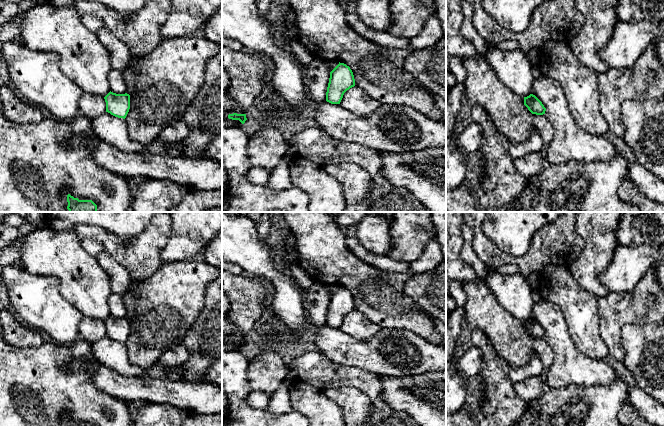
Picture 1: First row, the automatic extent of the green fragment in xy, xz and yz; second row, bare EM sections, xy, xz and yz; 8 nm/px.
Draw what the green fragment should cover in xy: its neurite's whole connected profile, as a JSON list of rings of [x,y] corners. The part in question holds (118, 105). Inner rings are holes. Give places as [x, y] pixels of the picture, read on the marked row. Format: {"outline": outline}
{"outline": [[[109,92],[105,97],[106,112],[111,115],[125,119],[130,109],[130,95]]]}

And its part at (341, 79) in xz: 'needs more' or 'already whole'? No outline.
already whole

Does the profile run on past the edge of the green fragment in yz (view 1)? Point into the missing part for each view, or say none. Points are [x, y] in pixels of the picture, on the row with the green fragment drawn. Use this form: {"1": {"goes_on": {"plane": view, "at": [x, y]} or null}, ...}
{"1": {"goes_on": null}}

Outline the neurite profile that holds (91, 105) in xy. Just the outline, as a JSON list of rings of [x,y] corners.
[[[84,93],[79,101],[79,113],[89,117],[91,120],[106,112],[106,102],[104,97]]]

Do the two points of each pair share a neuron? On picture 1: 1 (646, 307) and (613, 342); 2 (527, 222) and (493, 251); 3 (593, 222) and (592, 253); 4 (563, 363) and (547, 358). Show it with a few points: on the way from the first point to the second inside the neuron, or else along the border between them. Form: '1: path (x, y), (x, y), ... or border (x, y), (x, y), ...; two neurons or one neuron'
1: path (634, 307), (613, 330); one neuron
2: border (482, 230), (501, 250), (520, 256); two neurons
3: path (593, 230), (593, 245); one neuron
4: border (544, 338), (553, 352), (553, 363), (546, 370); two neurons

